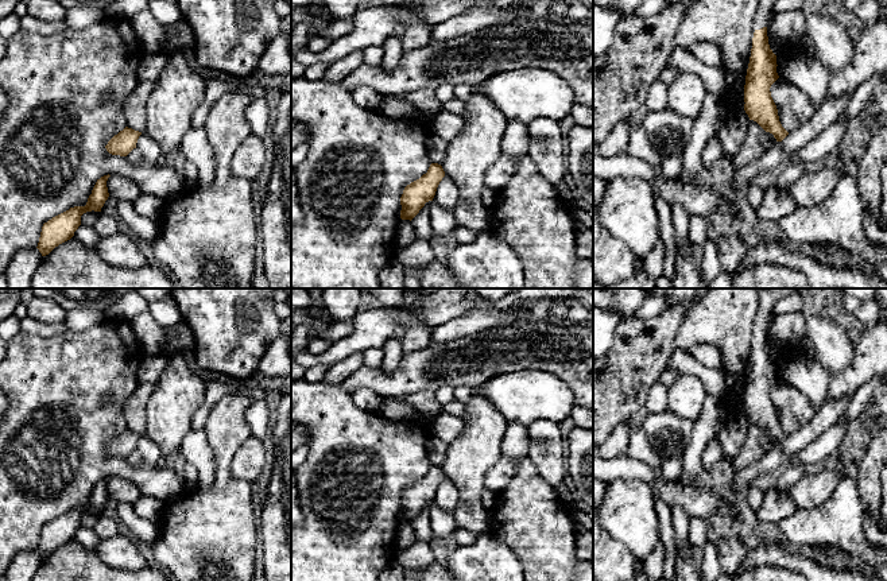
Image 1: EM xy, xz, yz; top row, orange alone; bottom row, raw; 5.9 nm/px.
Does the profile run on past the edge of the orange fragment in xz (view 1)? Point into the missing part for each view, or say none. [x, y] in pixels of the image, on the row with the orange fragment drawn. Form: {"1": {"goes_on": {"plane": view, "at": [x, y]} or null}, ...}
{"1": {"goes_on": null}}

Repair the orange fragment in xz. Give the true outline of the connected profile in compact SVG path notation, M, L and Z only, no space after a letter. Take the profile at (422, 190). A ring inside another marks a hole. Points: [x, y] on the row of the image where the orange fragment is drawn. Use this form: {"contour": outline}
{"contour": "M431 163L427 173L407 185L400 197L400 218L412 220L426 202L433 201L445 171L441 164Z"}

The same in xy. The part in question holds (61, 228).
{"contour": "M108 174L97 179L85 206L70 208L43 224L36 247L42 256L49 255L55 247L74 236L74 232L81 225L81 216L84 213L92 210L101 212L101 208L109 197L106 187L109 177L111 175Z"}

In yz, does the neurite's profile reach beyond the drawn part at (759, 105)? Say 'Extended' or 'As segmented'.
Extended

